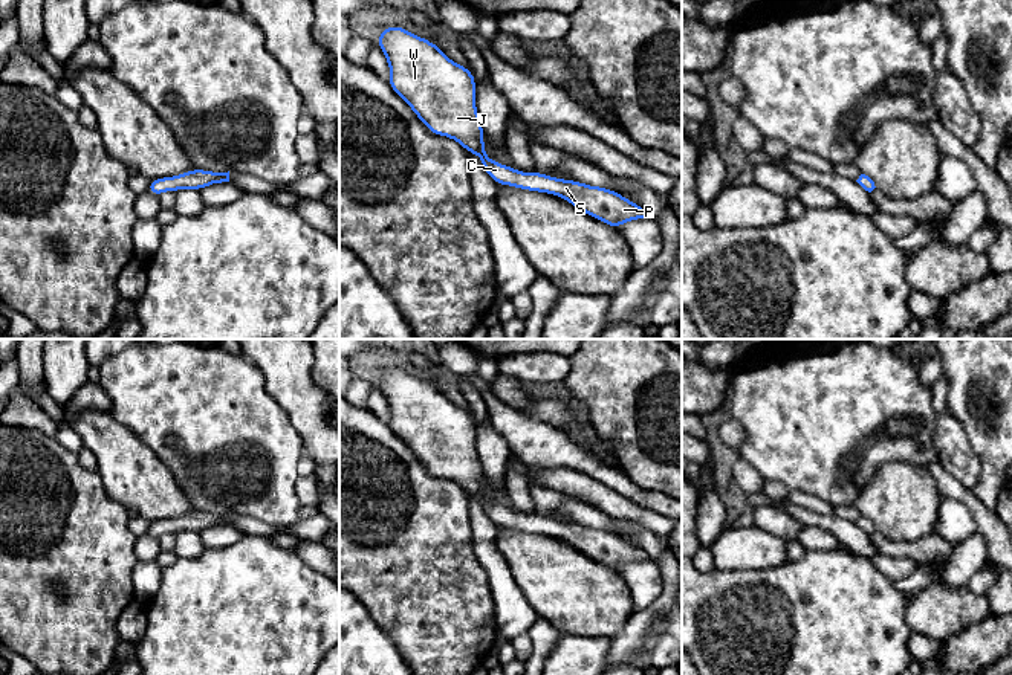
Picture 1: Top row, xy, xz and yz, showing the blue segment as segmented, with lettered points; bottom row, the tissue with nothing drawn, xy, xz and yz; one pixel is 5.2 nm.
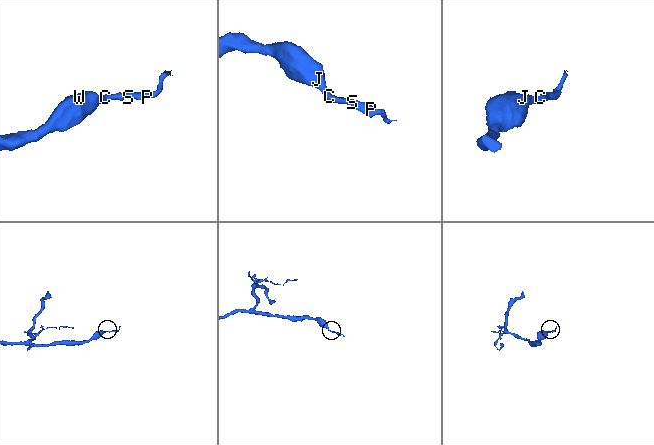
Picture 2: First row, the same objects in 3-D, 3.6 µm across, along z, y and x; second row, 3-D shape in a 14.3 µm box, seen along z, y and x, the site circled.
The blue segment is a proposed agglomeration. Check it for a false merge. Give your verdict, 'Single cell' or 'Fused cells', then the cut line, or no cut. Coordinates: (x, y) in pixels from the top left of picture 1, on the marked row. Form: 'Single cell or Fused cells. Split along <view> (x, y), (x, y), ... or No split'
Single cell. No split

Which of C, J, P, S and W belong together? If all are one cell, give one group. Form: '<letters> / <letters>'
C J P S W

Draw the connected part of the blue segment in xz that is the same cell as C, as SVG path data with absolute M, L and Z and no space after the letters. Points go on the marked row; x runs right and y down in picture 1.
M402 26L382 27L378 47L387 57L391 76L387 79L396 92L425 124L433 134L457 140L466 151L482 160L486 174L497 185L509 185L526 191L547 192L558 195L590 217L604 221L615 229L625 221L651 218L651 214L616 191L602 186L590 186L578 180L564 180L544 176L540 171L521 173L512 166L501 165L486 156L483 142L483 125L475 107L475 78L471 70L449 60L434 43L408 32Z

